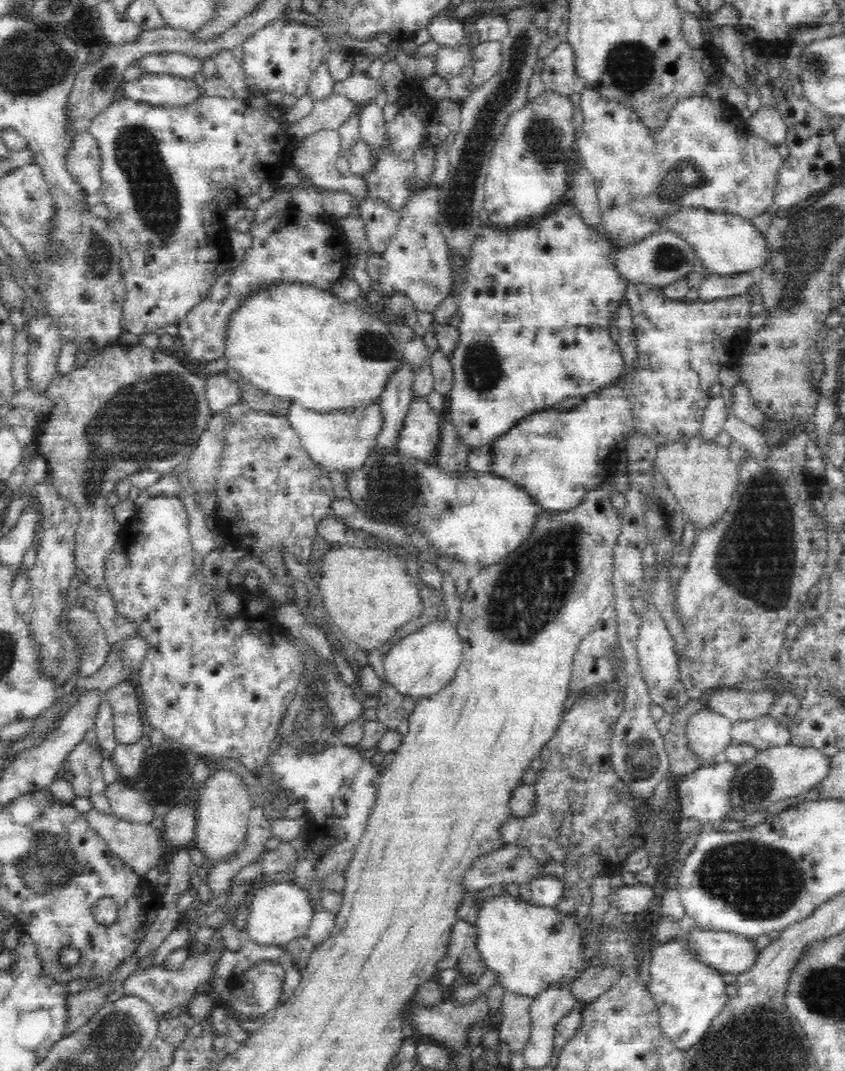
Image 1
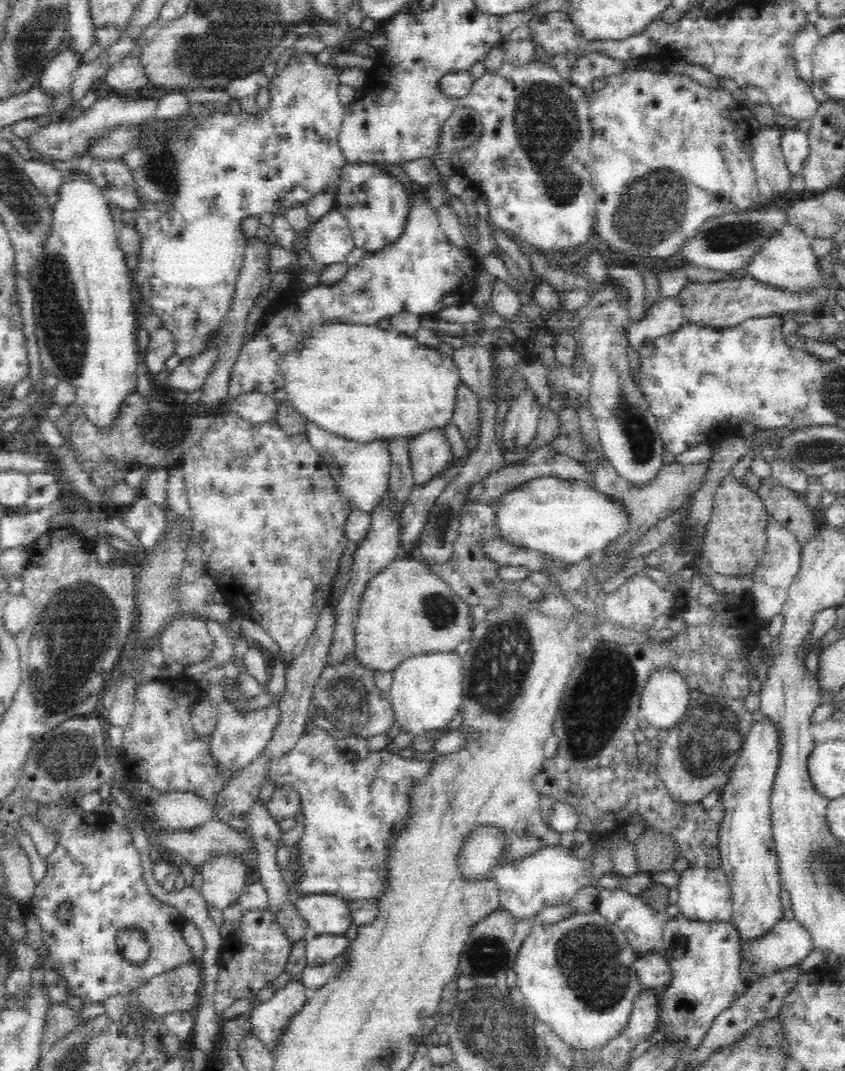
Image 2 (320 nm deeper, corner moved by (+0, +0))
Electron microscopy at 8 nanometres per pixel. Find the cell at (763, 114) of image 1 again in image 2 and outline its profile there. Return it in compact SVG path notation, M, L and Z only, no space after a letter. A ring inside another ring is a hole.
M798 125L783 127L778 134L778 149L782 155L782 160L793 176L798 173L798 168L802 160L806 158L808 143L806 133L798 129Z

